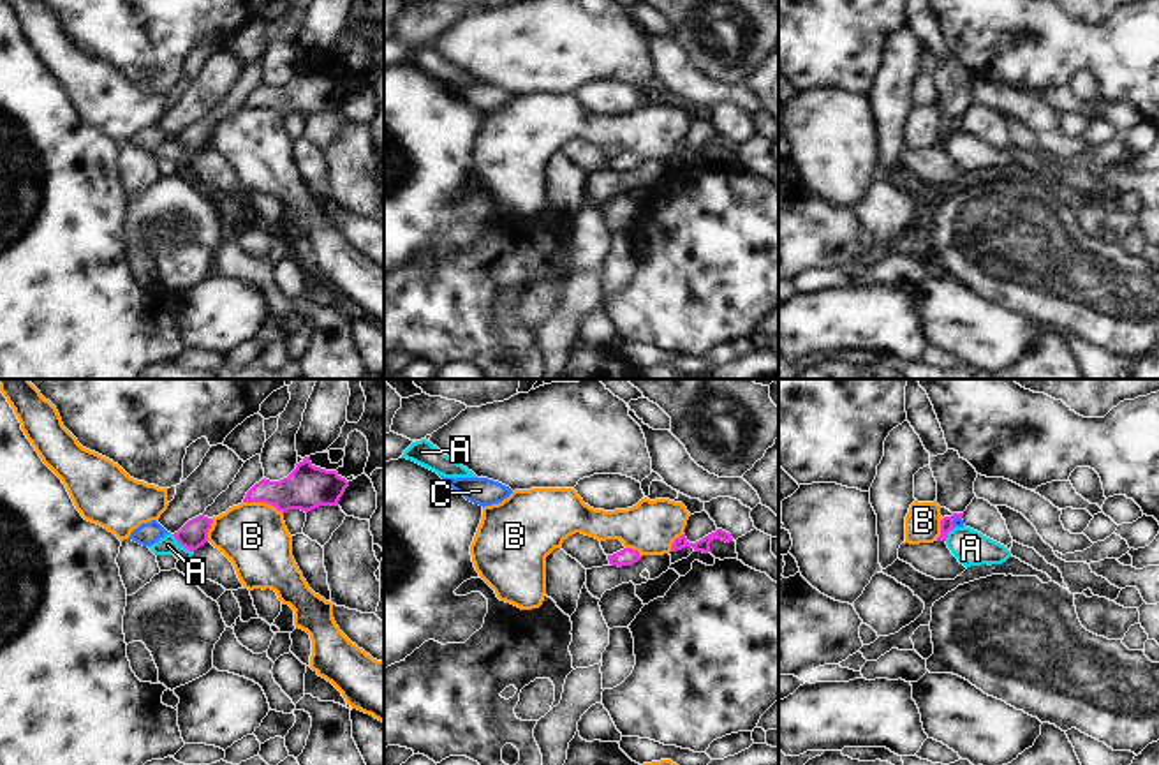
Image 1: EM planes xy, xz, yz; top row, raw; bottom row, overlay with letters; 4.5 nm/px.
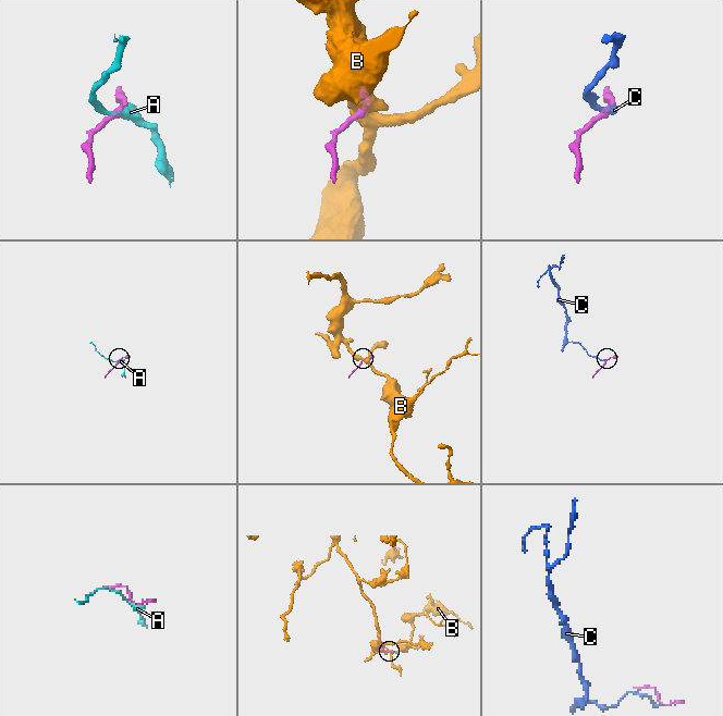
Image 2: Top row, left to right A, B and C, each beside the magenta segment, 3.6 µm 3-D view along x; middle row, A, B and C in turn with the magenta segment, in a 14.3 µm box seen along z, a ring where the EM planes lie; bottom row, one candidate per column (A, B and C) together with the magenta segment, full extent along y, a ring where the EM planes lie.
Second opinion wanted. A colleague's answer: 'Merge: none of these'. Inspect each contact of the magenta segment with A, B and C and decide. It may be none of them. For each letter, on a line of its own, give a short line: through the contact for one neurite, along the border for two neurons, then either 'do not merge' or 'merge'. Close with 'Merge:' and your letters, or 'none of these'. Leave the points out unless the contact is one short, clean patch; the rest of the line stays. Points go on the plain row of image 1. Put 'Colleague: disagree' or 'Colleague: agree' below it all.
A: line xy (171, 140), (192, 157); do not merge
B: do not merge
C: line yz (957, 120), (953, 133); do not merge
Merge: none of these
Colleague: agree

